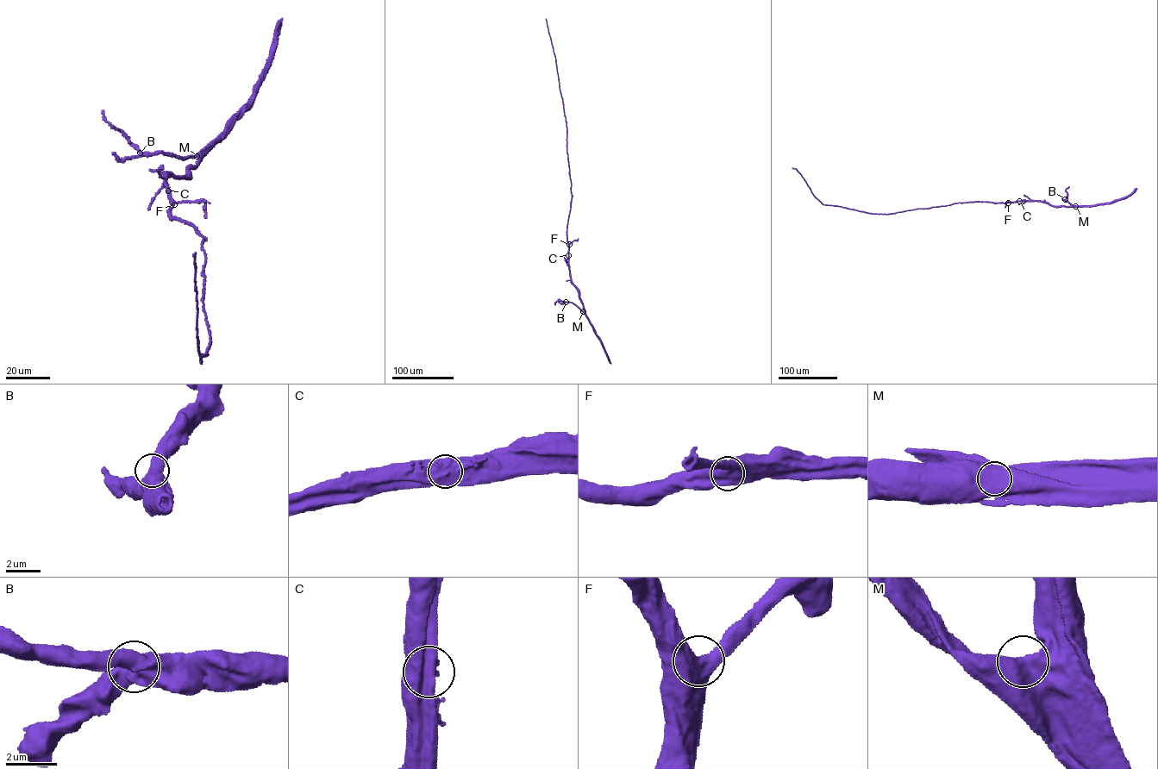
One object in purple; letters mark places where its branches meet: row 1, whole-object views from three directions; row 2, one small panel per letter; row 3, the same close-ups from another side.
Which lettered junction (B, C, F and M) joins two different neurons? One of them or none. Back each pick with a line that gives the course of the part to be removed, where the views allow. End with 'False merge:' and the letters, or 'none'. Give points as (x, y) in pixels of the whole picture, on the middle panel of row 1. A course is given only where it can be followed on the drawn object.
False merge: none

